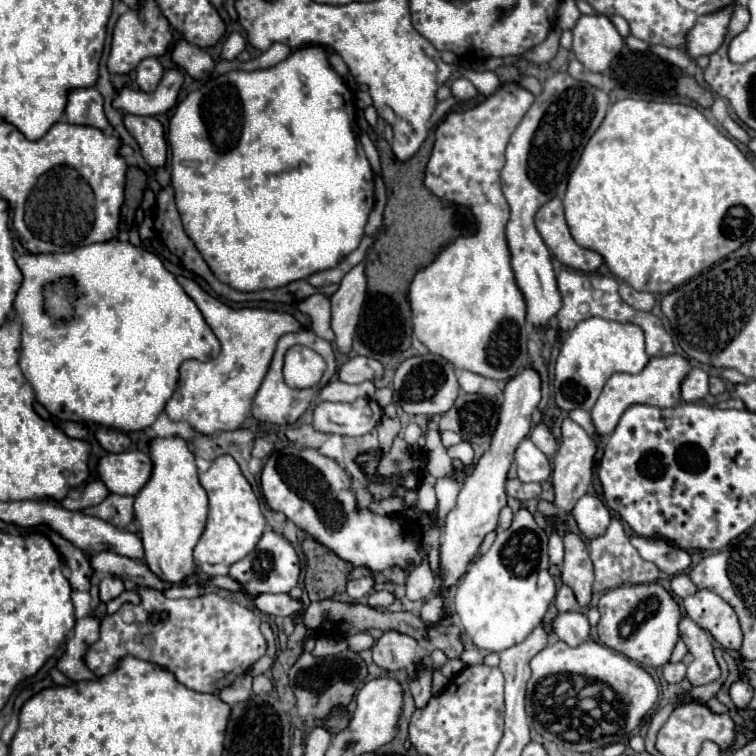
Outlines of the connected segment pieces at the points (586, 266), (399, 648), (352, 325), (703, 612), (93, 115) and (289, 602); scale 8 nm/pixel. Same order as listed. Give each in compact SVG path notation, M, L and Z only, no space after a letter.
M560 198L546 202L536 214L536 228L550 248L550 252L570 269L580 272L596 272L604 258L590 250L582 248L570 234L570 228L564 218L564 206Z
M396 630L384 632L372 646L372 660L388 672L412 668L418 660L418 654L418 642L412 636Z
M364 262L356 264L340 282L338 290L330 296L332 302L332 330L340 352L348 352L352 336L360 318L360 310L366 296Z
M698 590L694 596L684 598L686 614L704 630L708 630L724 648L738 650L742 644L742 632L732 606L708 590Z
M94 86L70 90L64 116L70 124L86 124L100 130L108 128L108 120L102 110L102 96Z
M254 594L252 602L262 614L280 616L280 618L296 616L304 608L302 600L292 598L290 594Z

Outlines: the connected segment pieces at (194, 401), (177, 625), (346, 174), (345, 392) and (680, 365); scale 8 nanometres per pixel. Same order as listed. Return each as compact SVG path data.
M178 276L178 282L196 302L208 326L218 336L222 352L208 362L186 360L180 366L178 386L164 410L170 420L188 420L200 434L212 434L216 430L236 430L250 412L252 400L272 362L278 338L288 332L298 332L302 326L288 312L274 312L262 308L234 310L204 292L192 278Z
M136 588L136 592L144 592L140 604L126 602L116 614L104 616L100 622L100 638L90 646L84 658L96 676L112 672L116 662L130 654L168 668L186 688L216 692L228 686L236 676L248 672L266 652L260 616L234 600L214 592L178 600L170 600L152 588Z
M306 46L294 50L286 60L266 70L230 70L216 80L202 84L190 92L174 110L168 126L168 142L172 148L172 188L178 212L182 216L184 230L212 268L214 276L242 292L254 292L264 288L286 286L294 280L308 278L314 272L334 268L346 254L358 248L364 226L374 206L374 182L372 168L365 153L358 153L358 136L352 128L355 120L356 103L354 93L341 76L334 72L328 62L328 52L322 46Z
M332 378L322 390L320 390L320 400L330 400L330 402L352 402L360 396L372 398L376 392L374 382L360 382L360 384L344 384L336 378Z
M672 354L672 356L664 356L664 358L650 358L650 362L646 364L646 368L640 374L618 372L618 374L610 376L598 402L590 410L596 434L602 438L612 434L620 416L624 414L624 410L632 404L650 402L650 406L658 406L658 408L676 406L680 402L680 380L684 380L688 370L690 370L690 364L680 354Z

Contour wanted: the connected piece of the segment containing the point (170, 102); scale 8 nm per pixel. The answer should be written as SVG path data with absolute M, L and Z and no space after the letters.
M174 68L174 70L164 74L164 78L158 84L158 88L154 92L150 92L150 94L124 86L116 94L112 106L116 110L124 110L124 112L130 112L130 114L136 114L136 116L158 116L158 114L164 114L176 104L182 80L184 80L182 72Z

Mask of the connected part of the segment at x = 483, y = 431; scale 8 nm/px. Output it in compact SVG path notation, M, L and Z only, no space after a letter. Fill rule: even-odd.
M460 394L456 404L442 414L440 432L452 430L470 444L488 446L498 426L500 404L482 394Z

